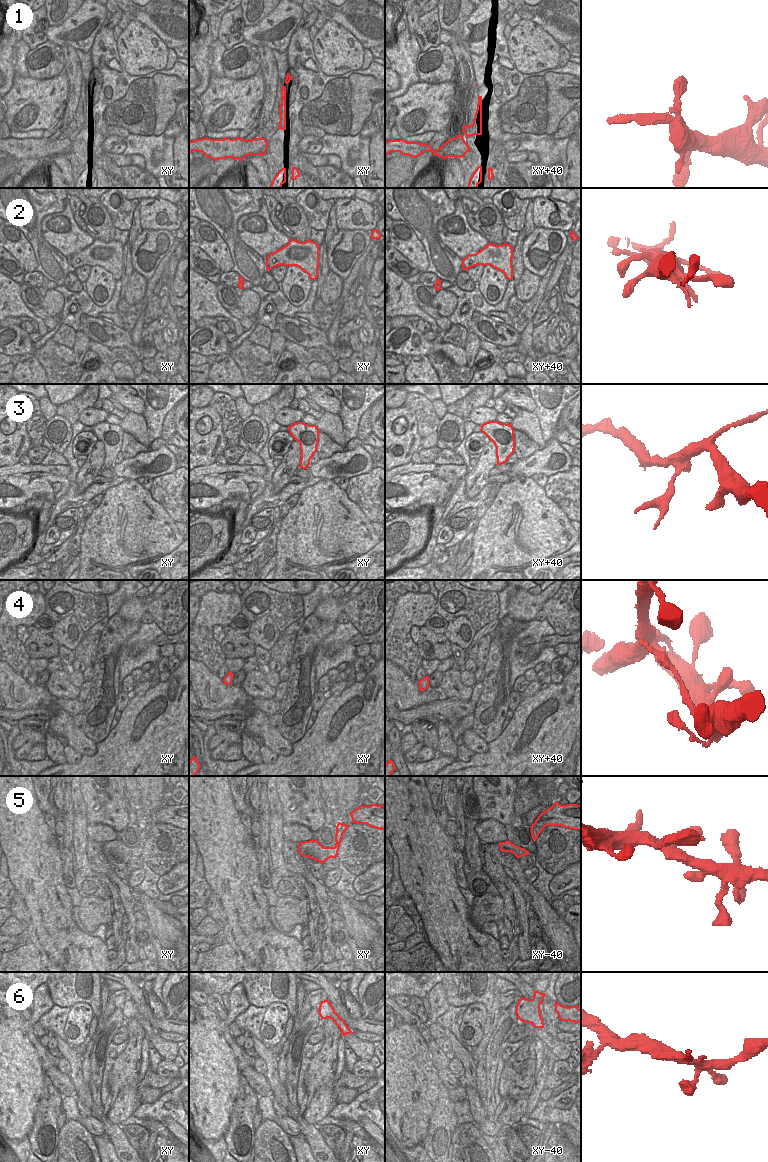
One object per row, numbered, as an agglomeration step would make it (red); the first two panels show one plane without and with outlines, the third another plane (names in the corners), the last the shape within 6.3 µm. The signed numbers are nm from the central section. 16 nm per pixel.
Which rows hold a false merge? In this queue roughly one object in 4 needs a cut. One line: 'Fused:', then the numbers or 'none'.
Fused: 1, 4

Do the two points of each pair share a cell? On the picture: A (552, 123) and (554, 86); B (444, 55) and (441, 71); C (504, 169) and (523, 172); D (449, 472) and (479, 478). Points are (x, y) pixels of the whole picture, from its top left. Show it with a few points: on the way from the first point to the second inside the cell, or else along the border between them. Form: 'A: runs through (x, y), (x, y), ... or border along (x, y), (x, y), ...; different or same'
A: runs through (554, 114), (554, 95); same
B: runs through (443, 59), (441, 67); same
C: runs through (509, 169), (518, 170); same
D: border along (469, 469), (463, 477); different

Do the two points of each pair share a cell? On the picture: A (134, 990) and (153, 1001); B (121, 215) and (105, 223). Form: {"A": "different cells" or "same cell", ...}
{"A": "different cells", "B": "different cells"}

